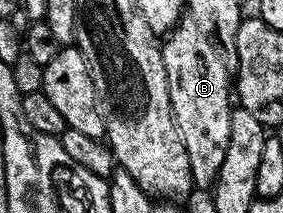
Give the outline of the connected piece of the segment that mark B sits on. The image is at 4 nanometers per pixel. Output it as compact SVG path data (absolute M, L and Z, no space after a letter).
M188 17L179 19L177 27L165 36L162 60L164 73L168 77L168 97L176 129L180 133L180 141L184 141L184 153L188 155L188 169L192 173L194 187L209 188L224 163L224 153L228 153L228 137L232 129L231 72L208 37L196 29L196 21Z

